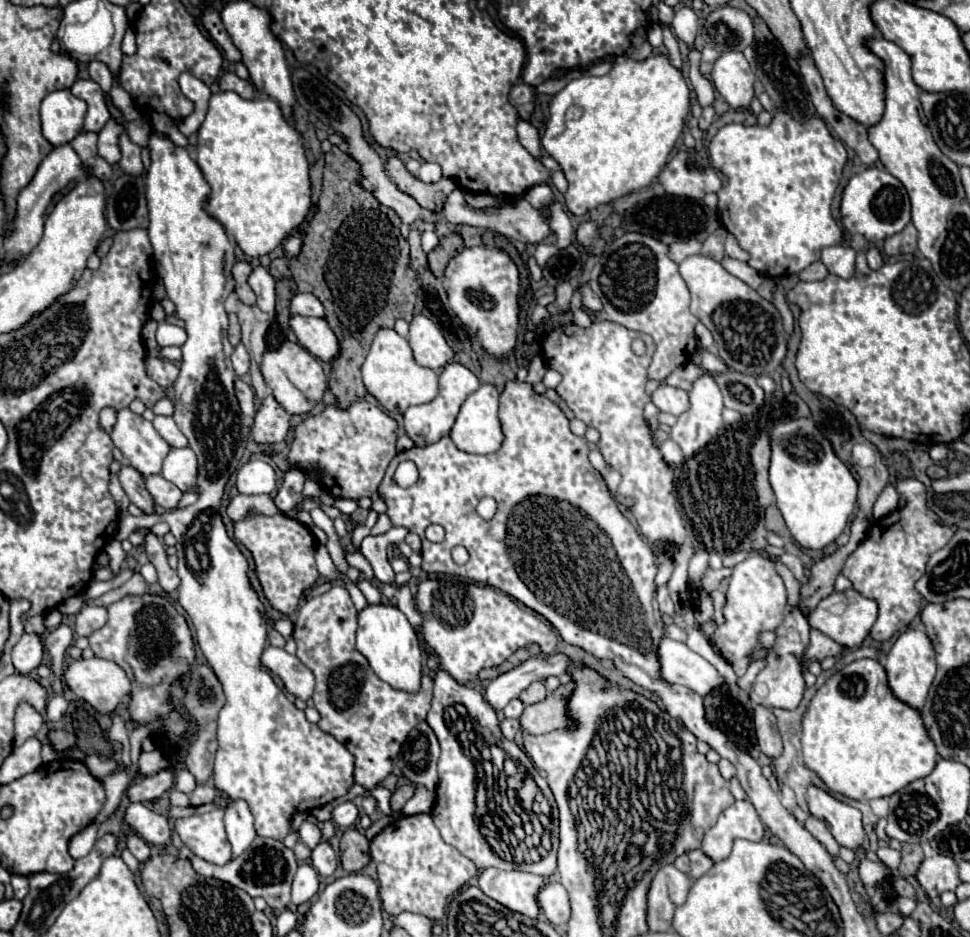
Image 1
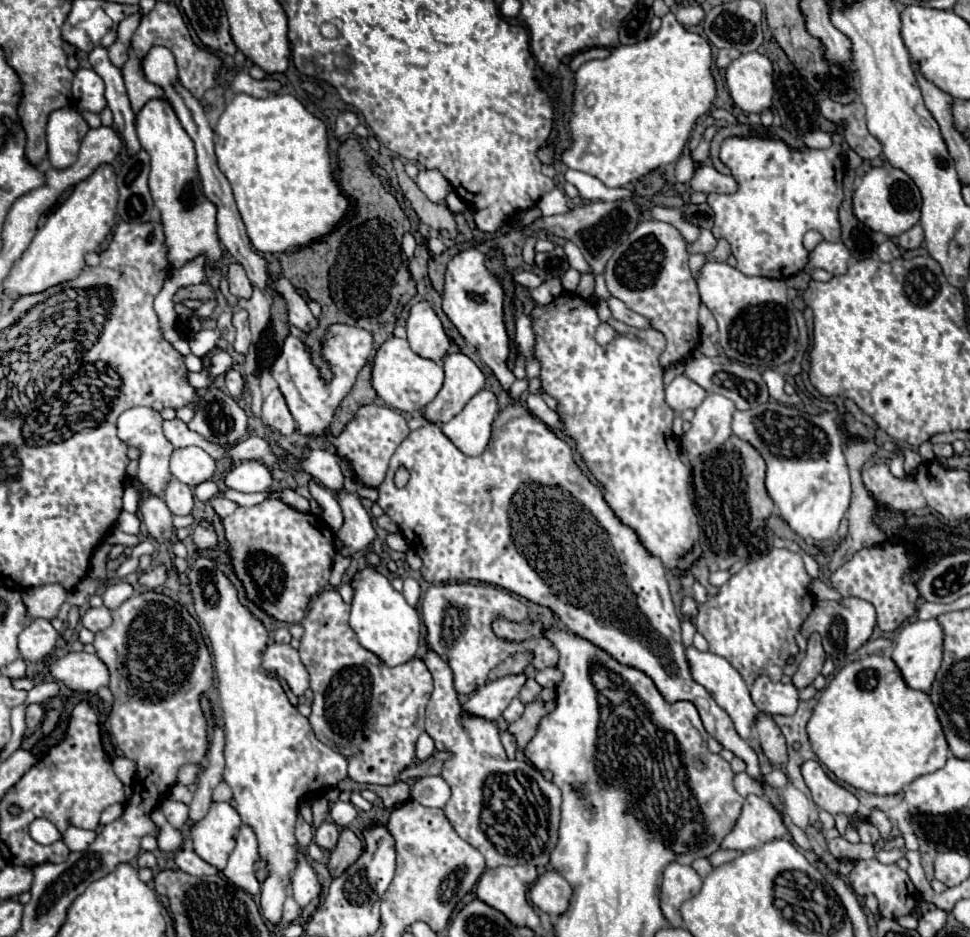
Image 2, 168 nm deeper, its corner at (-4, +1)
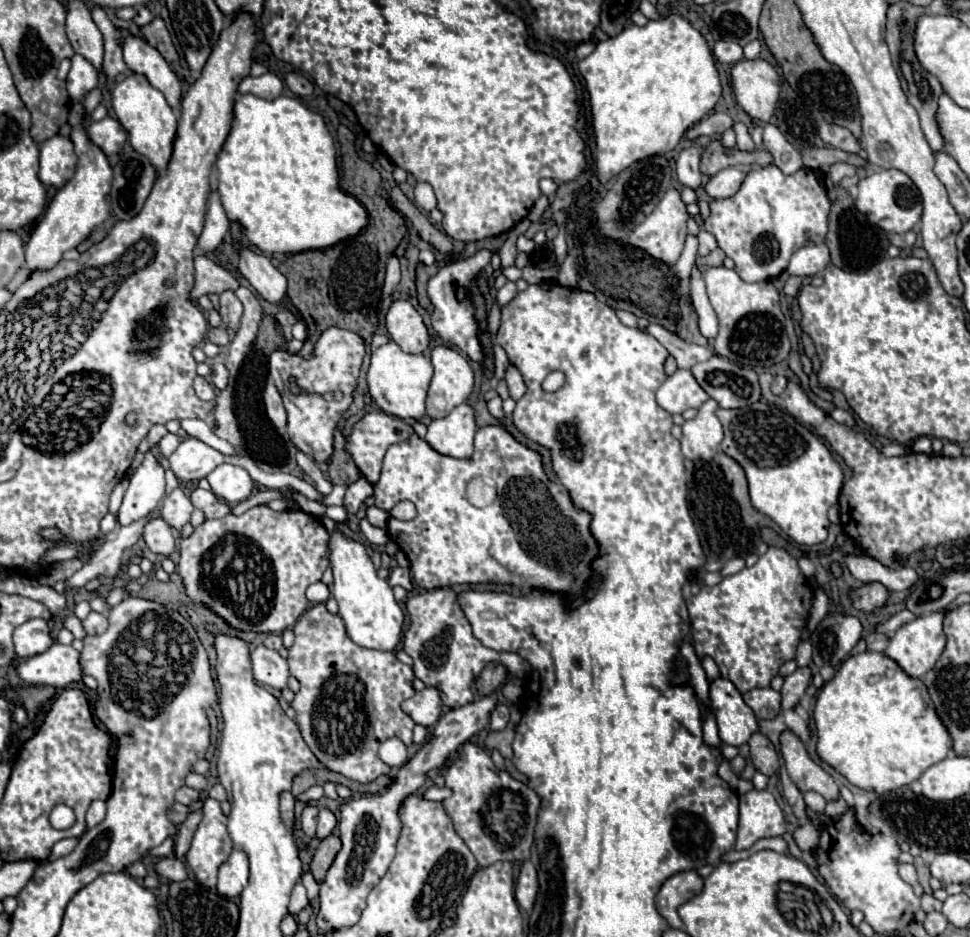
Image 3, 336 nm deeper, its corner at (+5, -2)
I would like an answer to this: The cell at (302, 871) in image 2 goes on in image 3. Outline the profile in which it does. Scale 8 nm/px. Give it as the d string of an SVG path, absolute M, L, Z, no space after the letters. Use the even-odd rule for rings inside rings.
M296 883L294 891L292 891L292 897L290 897L290 905L288 905L288 911L292 915L298 915L304 907L308 905L308 897L306 897L306 889L302 883Z

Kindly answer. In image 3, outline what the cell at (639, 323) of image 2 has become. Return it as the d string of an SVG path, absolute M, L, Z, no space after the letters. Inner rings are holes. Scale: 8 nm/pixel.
M652 323L652 325L648 327L648 333L654 335L654 337L670 351L670 355L676 357L680 369L690 369L692 365L696 365L696 363L700 363L700 361L706 361L706 359L712 355L712 351L710 351L708 347L690 345L690 343L678 339L676 335L668 335L668 331L666 331L664 327L656 325L656 323Z

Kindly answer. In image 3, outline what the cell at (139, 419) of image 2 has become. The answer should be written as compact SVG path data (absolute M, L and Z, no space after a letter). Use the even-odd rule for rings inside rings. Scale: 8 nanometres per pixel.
M146 453L140 467L130 477L130 485L116 513L120 525L130 525L154 509L164 497L164 469L152 453Z

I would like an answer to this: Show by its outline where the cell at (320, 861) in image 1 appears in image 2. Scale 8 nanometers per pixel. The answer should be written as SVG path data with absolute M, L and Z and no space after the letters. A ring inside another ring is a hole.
M327 820L323 822L317 830L315 830L315 842L323 848L323 850L333 850L333 846L337 846L337 840L339 840L339 830L337 826Z

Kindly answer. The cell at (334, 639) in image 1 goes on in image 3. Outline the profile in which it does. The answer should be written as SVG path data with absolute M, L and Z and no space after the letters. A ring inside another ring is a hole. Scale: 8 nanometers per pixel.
M324 603L312 605L296 623L296 641L288 651L290 675L298 679L300 689L294 693L292 707L296 711L296 725L316 759L330 771L342 773L358 783L370 783L380 775L388 775L390 767L378 757L378 747L390 737L398 737L404 745L412 745L414 721L400 709L400 703L414 695L412 667L400 663L394 653L364 649L356 645L338 615L328 613Z

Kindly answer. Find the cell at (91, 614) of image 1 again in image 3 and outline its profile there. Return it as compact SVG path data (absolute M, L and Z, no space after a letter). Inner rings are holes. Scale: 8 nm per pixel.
M92 611L82 623L84 623L84 629L86 629L88 635L100 635L108 629L108 619L102 613L96 613L96 611Z

